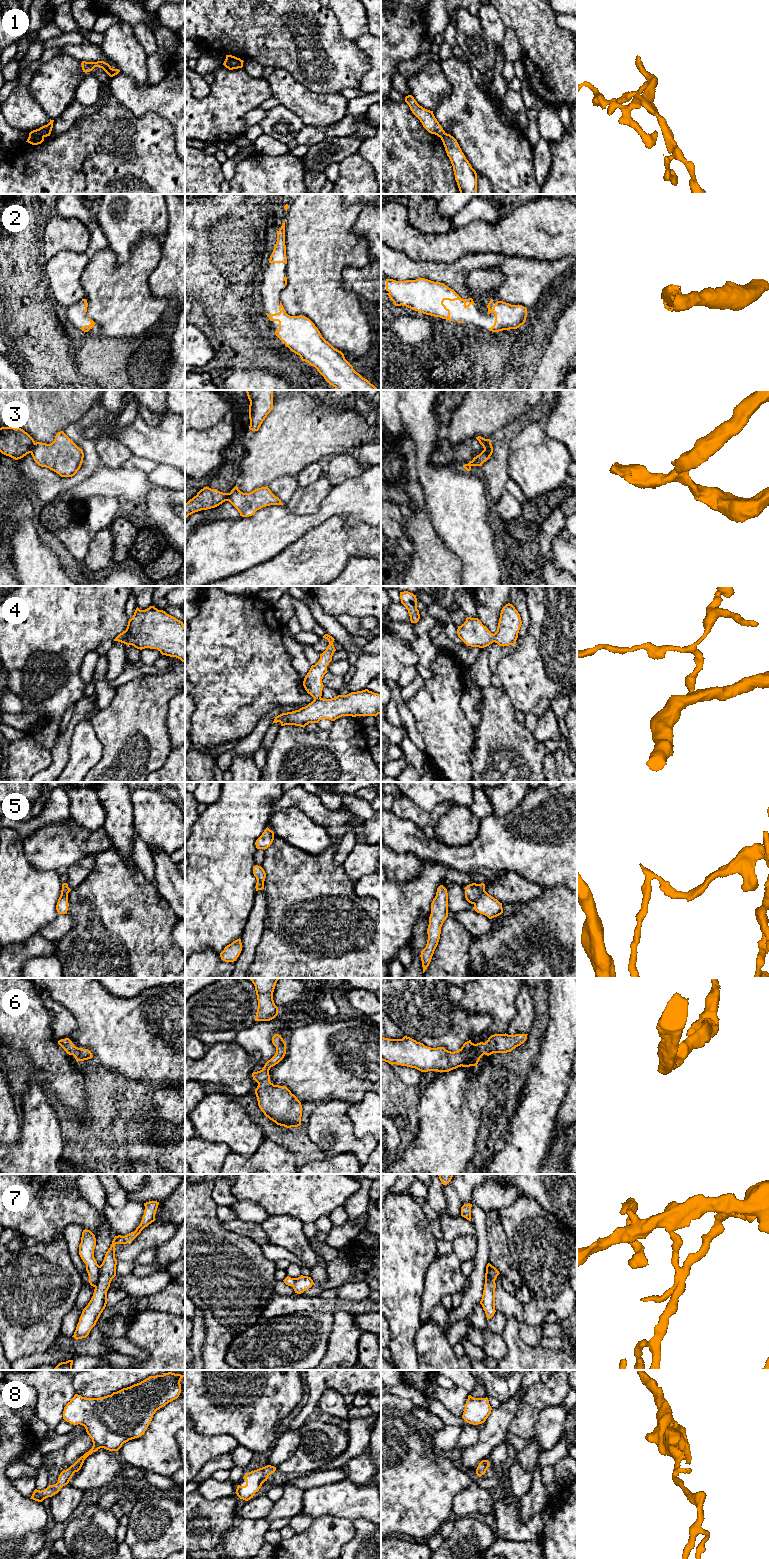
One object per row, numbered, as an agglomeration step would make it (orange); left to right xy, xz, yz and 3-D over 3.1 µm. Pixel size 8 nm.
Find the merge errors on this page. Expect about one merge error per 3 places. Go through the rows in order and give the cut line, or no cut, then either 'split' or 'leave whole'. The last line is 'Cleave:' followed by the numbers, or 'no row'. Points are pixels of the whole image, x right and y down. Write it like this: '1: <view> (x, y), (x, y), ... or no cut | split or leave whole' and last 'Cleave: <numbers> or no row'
1: no cut | leave whole
2: no cut | leave whole
3: xy (35, 443), (30, 452) | split
4: yz (493, 634), (494, 641) | split
5: yz (484, 890), (474, 904) | split
6: no cut | leave whole
7: xy (99, 1266), (99, 1280), (94, 1286) | split
8: no cut | leave whole
Cleave: 3, 4, 5, 7

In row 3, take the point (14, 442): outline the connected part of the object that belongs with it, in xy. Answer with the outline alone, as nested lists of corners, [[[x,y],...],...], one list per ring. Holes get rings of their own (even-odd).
[[[14,427],[0,428],[0,452],[15,460],[31,453],[34,439],[23,429]]]

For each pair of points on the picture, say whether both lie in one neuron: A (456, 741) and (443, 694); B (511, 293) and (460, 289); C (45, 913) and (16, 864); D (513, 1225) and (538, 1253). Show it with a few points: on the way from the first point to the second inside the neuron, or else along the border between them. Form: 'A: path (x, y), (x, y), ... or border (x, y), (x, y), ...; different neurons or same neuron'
A: path (445, 729), (443, 725), (443, 706); same neuron
B: path (509, 272), (499, 262), (472, 262), (466, 268); same neuron
C: path (33, 901), (16, 884), (16, 876); same neuron
D: path (520, 1231), (531, 1242), (532, 1246); same neuron

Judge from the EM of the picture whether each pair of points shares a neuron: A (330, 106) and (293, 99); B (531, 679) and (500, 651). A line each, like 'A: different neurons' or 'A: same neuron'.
A: same neuron
B: different neurons

